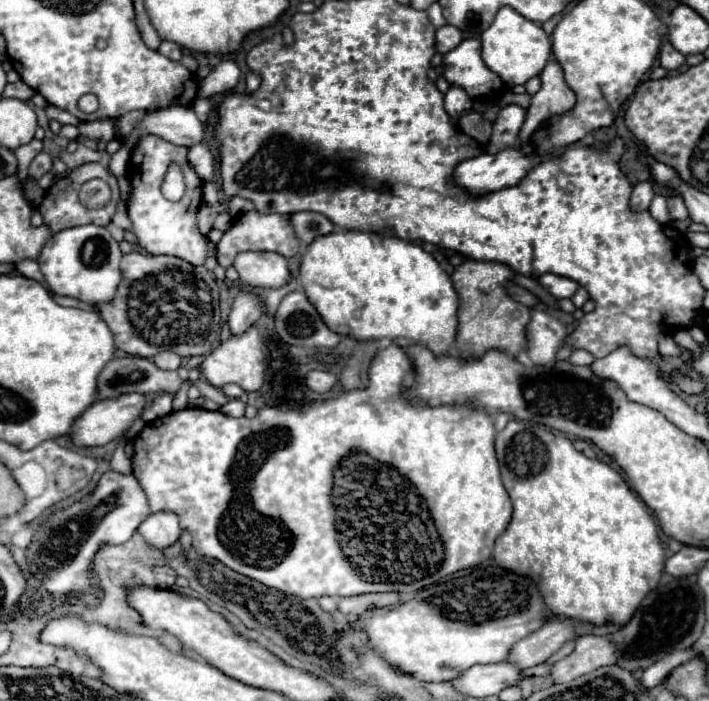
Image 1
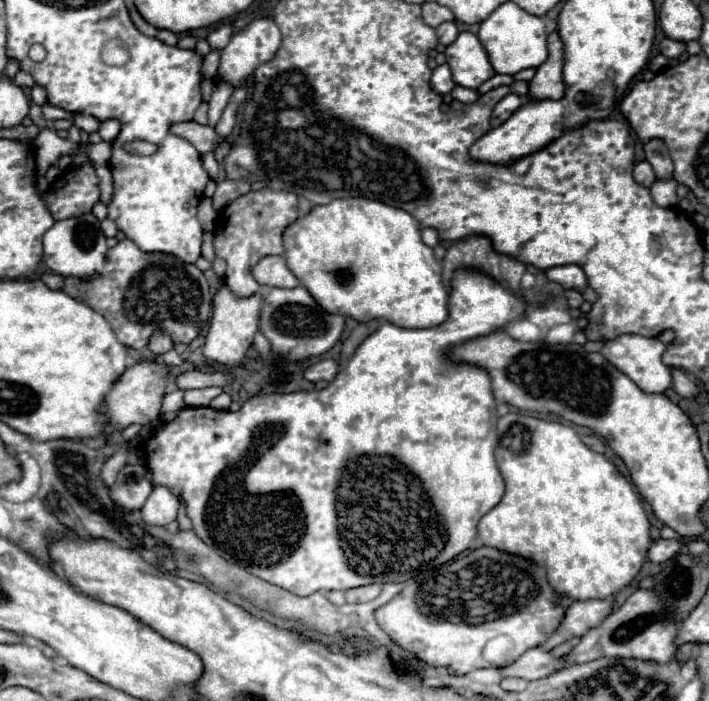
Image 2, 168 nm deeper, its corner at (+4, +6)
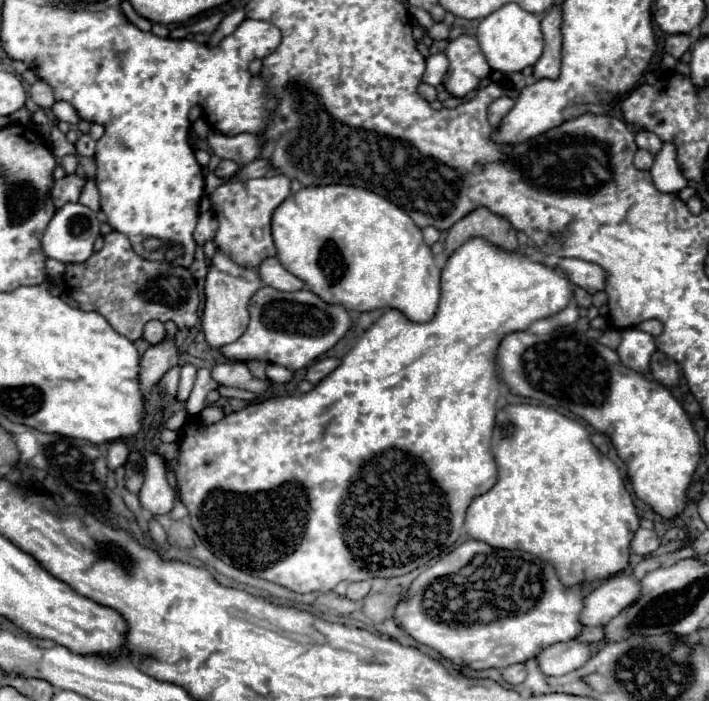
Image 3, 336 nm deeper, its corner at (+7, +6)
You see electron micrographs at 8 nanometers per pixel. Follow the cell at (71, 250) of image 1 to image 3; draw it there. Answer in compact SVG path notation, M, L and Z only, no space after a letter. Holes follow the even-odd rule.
M66 204L56 210L54 218L50 220L44 236L42 236L42 250L46 258L58 260L62 264L80 264L94 254L94 240L100 234L100 222L96 212L86 208L84 204Z

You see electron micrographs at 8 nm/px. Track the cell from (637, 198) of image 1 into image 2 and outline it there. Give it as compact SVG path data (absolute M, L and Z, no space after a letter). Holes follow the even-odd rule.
M647 160L635 164L633 176L635 176L635 180L637 180L639 184L643 184L643 186L651 186L651 184L655 182L655 178L657 178L655 172L653 172L653 168L651 168L651 164L649 164Z

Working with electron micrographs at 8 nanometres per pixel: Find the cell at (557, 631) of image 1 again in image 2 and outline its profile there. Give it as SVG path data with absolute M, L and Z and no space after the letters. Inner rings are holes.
M613 598L583 600L583 602L577 600L569 604L561 628L543 644L543 648L555 648L573 636L583 636L587 630L599 626L613 612L613 604L615 604Z

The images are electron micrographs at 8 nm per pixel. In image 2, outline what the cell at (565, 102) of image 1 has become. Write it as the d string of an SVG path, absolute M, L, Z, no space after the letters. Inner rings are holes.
M551 32L547 38L547 48L549 48L549 58L537 68L533 80L529 82L529 96L535 100L543 98L553 98L559 100L563 96L563 42L557 32Z

